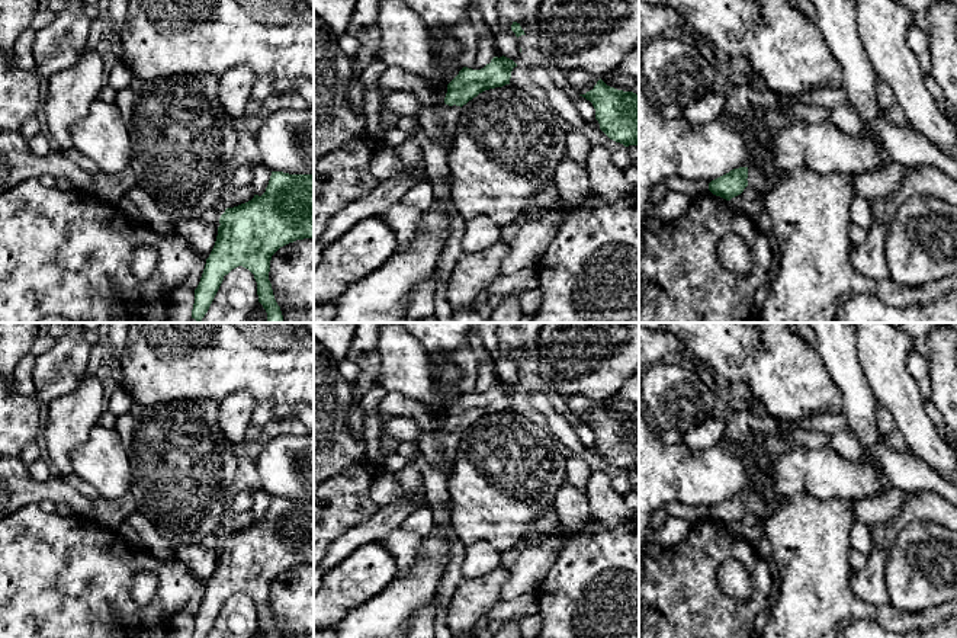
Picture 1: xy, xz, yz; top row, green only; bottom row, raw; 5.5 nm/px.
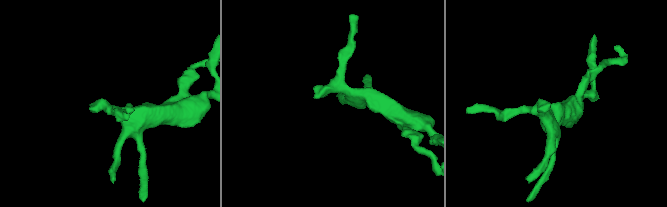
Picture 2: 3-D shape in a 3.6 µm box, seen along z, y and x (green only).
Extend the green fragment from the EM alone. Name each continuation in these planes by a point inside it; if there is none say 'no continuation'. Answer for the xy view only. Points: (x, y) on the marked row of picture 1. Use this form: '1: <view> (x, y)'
no continuation

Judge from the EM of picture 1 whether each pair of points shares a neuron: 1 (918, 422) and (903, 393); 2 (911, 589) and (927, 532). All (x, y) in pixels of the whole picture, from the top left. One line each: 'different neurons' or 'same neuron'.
1: same neuron
2: same neuron

